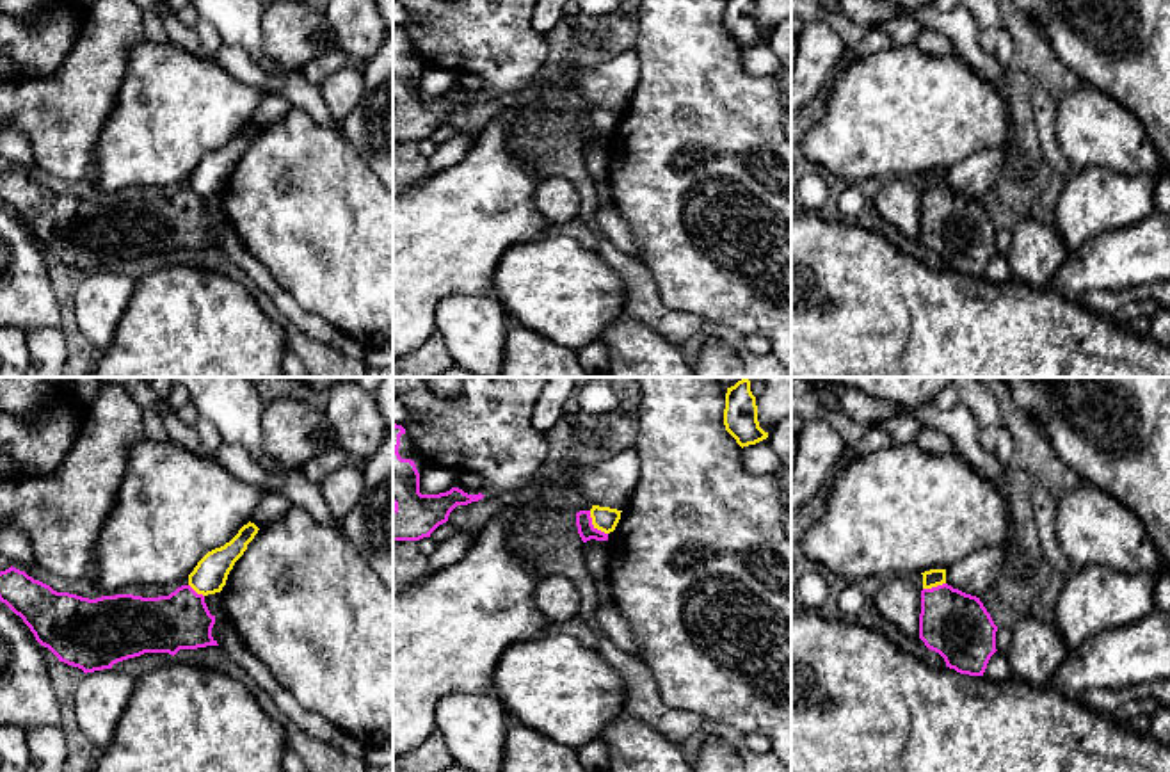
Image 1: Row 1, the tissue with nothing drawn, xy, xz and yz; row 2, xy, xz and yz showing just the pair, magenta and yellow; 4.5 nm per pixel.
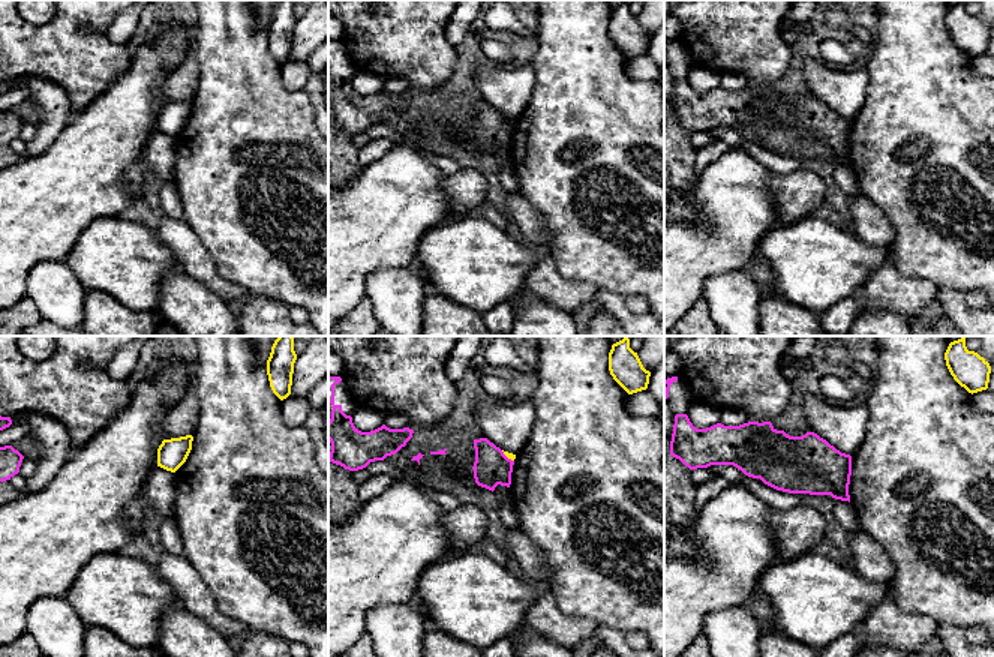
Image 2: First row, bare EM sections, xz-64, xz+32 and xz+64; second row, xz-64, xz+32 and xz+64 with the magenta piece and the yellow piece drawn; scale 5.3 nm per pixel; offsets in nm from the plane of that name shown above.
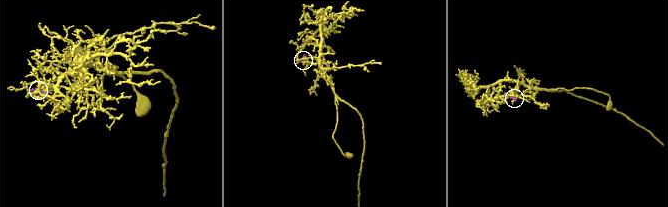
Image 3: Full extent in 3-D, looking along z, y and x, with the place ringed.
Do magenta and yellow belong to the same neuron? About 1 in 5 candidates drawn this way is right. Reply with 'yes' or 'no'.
no

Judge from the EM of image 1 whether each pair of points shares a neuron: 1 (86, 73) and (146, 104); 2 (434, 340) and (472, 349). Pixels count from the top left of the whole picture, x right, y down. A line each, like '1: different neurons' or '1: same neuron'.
1: different neurons
2: different neurons

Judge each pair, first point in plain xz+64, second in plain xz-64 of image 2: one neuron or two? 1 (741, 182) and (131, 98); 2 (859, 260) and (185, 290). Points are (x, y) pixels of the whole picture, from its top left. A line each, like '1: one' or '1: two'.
1: one
2: two

